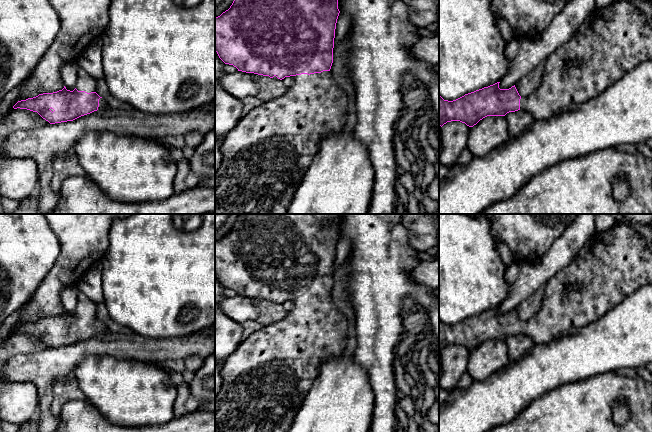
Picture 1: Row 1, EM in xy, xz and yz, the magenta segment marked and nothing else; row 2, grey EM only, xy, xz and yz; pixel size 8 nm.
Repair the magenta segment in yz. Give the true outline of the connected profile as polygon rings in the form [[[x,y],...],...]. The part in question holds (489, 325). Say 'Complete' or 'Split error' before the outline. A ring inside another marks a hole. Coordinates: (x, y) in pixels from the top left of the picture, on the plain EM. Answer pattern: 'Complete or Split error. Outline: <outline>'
Split error. Outline: [[[616,221],[610,229],[603,232],[596,231],[571,263],[550,278],[545,284],[540,310],[534,317],[521,321],[515,309],[509,313],[500,313],[500,306],[497,306],[453,325],[444,324],[439,319],[439,349],[442,351],[447,346],[460,345],[473,351],[487,340],[505,340],[509,336],[518,334],[530,337],[534,344],[547,344],[555,340],[560,333],[596,322],[631,293],[650,283],[652,283],[652,251],[648,248],[646,240],[628,223]]]

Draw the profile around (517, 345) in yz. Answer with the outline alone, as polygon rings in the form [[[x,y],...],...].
[[[522,334],[509,336],[505,339],[505,341],[508,346],[509,361],[517,360],[535,345],[530,337]]]

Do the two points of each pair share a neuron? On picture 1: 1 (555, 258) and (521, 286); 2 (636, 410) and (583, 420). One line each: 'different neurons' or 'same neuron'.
1: same neuron
2: same neuron

